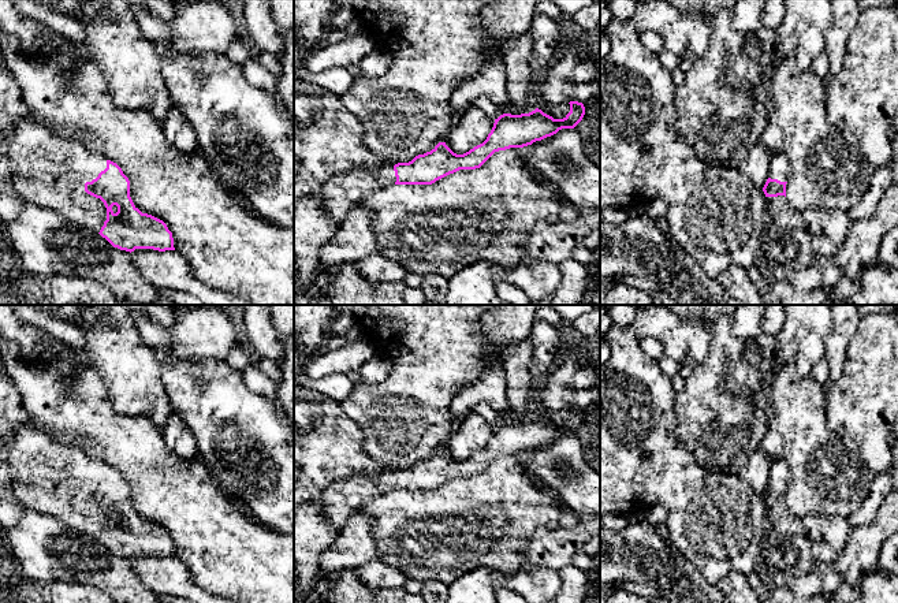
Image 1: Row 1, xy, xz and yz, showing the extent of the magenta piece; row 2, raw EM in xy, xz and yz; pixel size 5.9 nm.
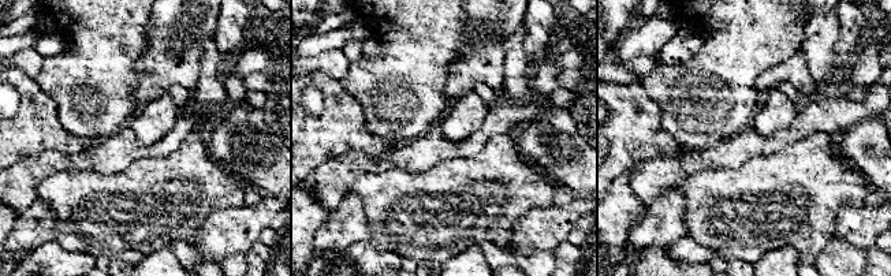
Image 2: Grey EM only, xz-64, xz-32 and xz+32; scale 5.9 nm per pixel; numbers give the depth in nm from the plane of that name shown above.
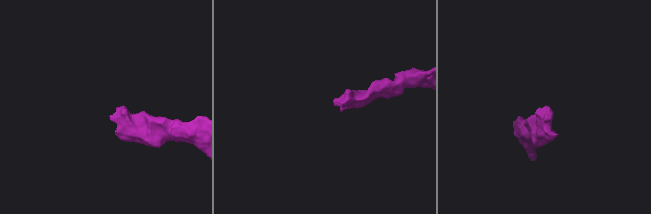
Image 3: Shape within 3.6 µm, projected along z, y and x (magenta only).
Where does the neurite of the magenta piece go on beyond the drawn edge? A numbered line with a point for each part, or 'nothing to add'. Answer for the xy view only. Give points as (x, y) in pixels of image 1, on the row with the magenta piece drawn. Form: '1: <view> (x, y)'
1: xy (49, 172)

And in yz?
1: yz (779, 211)

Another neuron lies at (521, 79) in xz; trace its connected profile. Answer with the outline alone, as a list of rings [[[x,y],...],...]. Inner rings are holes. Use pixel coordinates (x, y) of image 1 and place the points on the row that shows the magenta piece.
[[[530,31],[522,33],[504,45],[502,63],[507,78],[507,113],[529,113],[537,108],[533,101],[536,74],[529,66],[532,51],[533,40]]]

